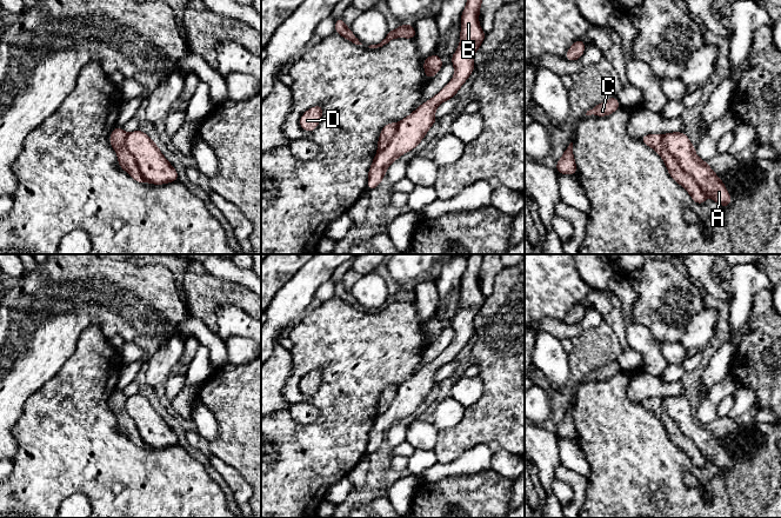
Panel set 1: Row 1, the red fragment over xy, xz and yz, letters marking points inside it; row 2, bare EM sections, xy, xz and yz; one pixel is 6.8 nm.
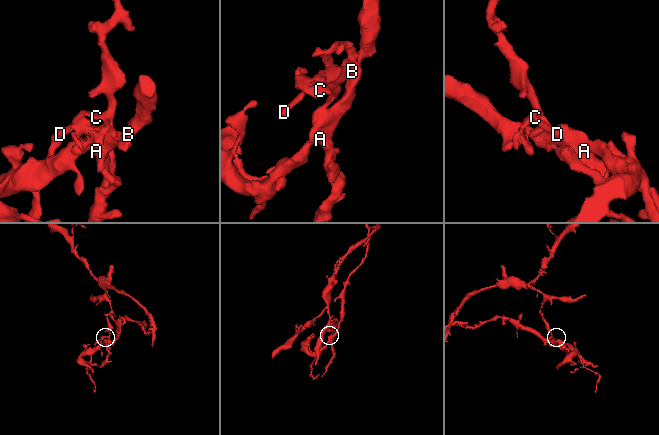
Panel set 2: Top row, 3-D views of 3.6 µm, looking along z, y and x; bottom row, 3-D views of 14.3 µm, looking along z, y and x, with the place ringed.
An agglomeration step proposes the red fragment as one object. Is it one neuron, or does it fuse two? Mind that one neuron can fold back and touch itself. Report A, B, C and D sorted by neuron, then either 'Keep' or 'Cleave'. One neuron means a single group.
Groups: A B / C D. Cleave

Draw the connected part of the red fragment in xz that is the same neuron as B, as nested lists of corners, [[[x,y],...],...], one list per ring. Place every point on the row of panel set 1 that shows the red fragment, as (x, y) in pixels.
[[[467,0],[460,21],[460,44],[450,61],[455,68],[452,80],[432,99],[425,101],[396,124],[396,133],[388,146],[378,151],[374,155],[368,171],[368,191],[380,185],[392,162],[414,150],[422,141],[426,133],[436,121],[435,109],[438,106],[448,99],[453,99],[474,72],[474,55],[486,38],[479,22],[481,5],[482,0]]]

